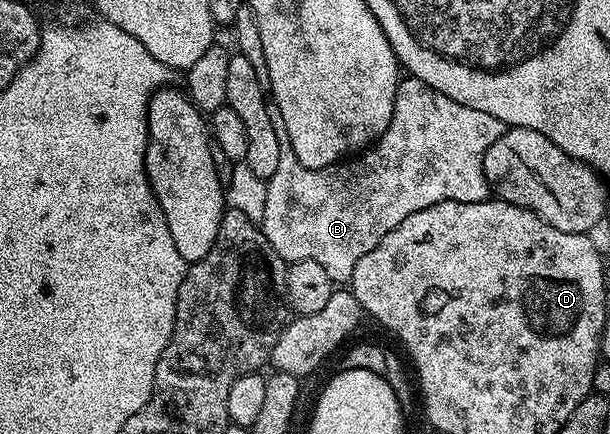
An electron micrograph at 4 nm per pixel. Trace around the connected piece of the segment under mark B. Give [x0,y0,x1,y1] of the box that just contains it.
[260,76,508,284]

